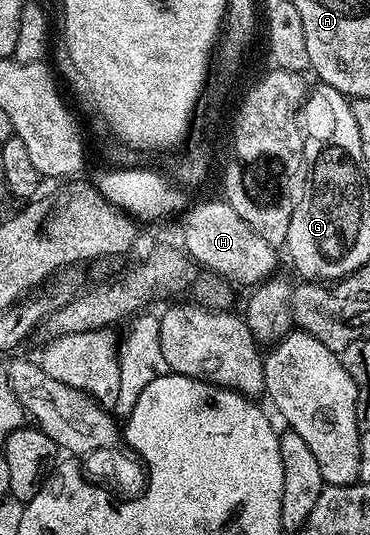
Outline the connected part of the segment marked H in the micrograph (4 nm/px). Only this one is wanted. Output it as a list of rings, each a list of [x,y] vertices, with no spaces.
[[[224,199],[194,203],[184,213],[183,219],[185,221],[181,224],[181,236],[185,239],[184,251],[202,269],[210,268],[213,271],[210,273],[218,277],[228,281],[238,280],[241,284],[249,284],[248,286],[256,286],[278,271],[278,249],[259,238],[259,234],[255,234],[255,230],[251,230],[251,226],[247,226],[247,222],[243,222],[243,218],[239,218],[239,214],[235,214],[233,207],[226,204]]]

